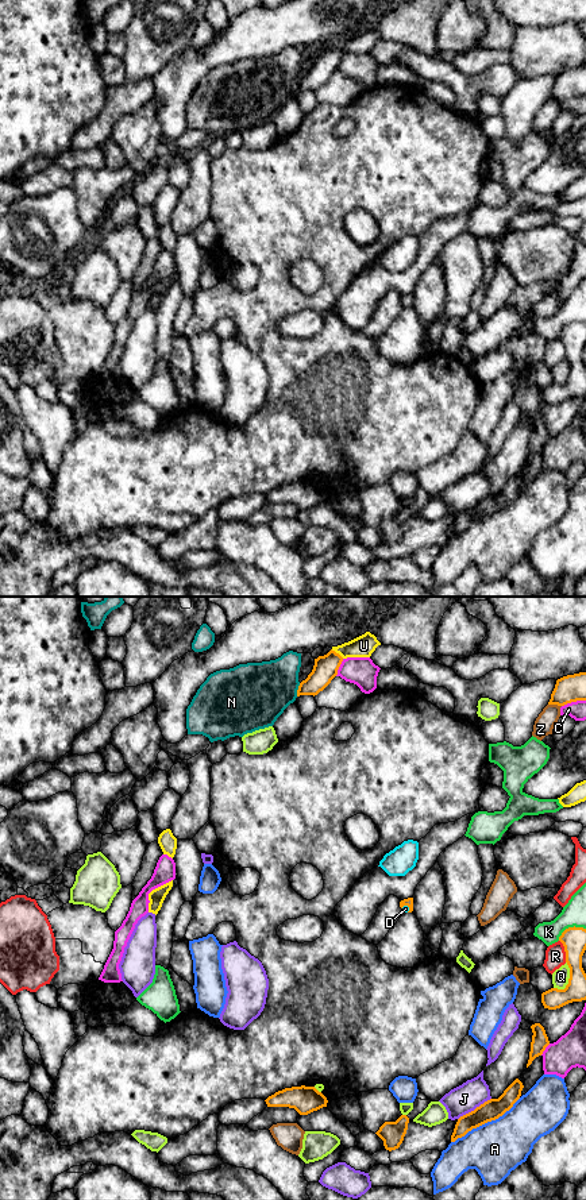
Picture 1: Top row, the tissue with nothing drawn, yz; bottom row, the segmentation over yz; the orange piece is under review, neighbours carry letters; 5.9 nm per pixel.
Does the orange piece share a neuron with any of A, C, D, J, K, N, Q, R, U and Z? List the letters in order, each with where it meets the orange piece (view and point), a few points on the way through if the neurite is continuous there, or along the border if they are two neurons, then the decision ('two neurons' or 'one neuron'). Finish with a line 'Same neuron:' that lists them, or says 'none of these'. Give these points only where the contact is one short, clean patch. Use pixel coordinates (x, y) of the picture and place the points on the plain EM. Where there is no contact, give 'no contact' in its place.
A: contact yz (485, 517); two neurons
C: contact yz (573, 96); two neurons
D: contact yz (407, 300); one neuron
J: contact yz (475, 504); two neurons
K: contact yz (570, 323); two neurons
N: contact yz (297, 85); two neurons
Q: contact yz (569, 375); two neurons
R: contact yz (565, 346); two neurons
U: contact yz (338, 49); two neurons
Z: contact yz (555, 99); two neurons
Same neuron: D

